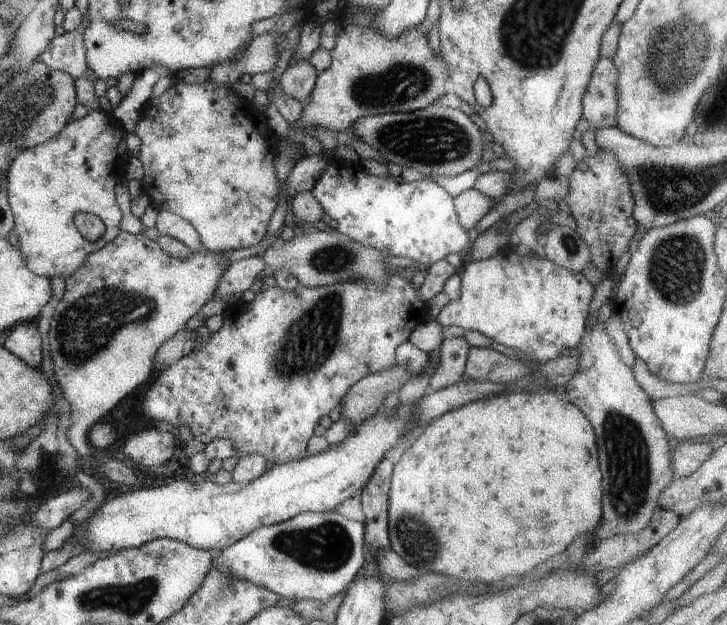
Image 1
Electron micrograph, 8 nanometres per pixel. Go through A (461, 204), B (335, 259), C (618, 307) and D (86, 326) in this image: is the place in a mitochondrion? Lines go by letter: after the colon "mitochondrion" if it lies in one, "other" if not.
A: other
B: mitochondrion
C: other
D: mitochondrion

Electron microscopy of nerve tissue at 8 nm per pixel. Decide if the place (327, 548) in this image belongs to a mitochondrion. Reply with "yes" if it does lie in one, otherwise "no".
yes

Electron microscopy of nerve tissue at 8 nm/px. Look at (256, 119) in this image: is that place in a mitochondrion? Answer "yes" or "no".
no

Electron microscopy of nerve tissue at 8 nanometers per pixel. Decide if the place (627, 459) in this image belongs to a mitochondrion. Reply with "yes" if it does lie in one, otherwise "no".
yes

